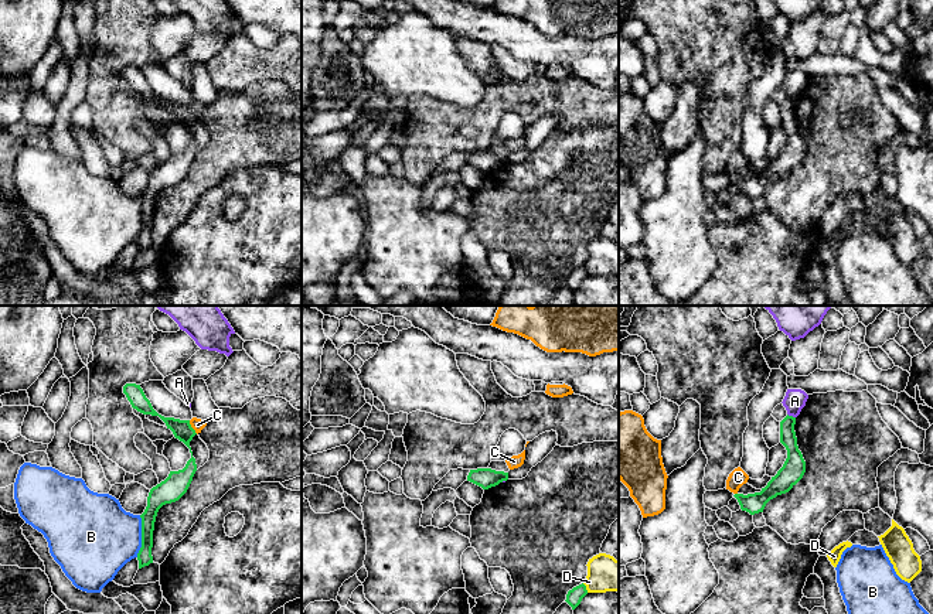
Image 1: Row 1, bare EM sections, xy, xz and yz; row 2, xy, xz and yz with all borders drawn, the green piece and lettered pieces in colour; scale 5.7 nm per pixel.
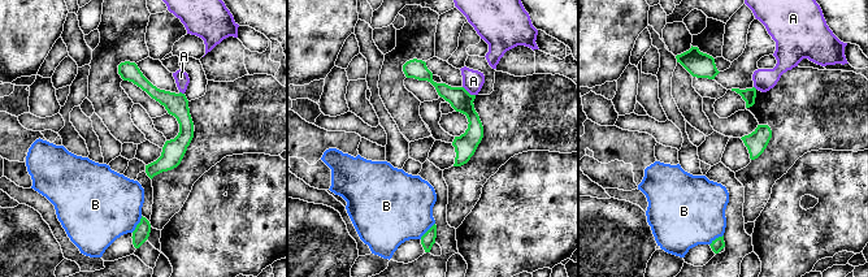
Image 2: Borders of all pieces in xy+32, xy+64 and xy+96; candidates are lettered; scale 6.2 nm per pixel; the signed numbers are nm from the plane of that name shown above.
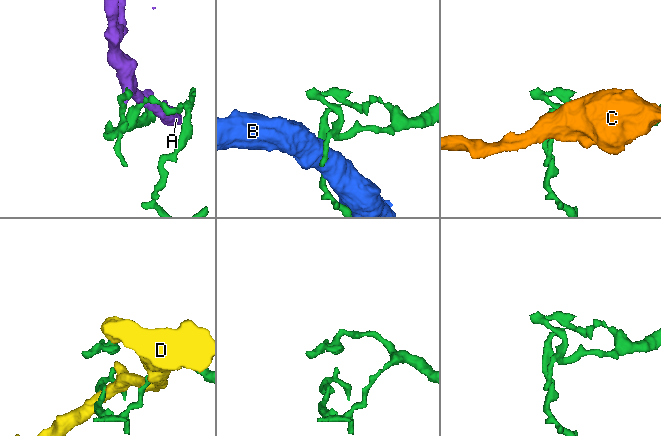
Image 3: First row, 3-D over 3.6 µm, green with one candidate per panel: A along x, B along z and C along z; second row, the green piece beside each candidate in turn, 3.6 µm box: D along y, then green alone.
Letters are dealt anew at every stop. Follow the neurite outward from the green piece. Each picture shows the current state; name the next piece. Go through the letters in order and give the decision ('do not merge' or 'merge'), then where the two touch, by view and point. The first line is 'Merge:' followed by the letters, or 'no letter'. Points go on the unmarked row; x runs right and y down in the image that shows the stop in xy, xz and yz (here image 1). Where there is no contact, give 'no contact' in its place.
Merge: no letter
A: do not merge; contact yz (792, 99)
B: do not merge; contact xy (142, 219)
C: do not merge; contact xy (191, 111)
D: do not merge; contact xz (585, 270)

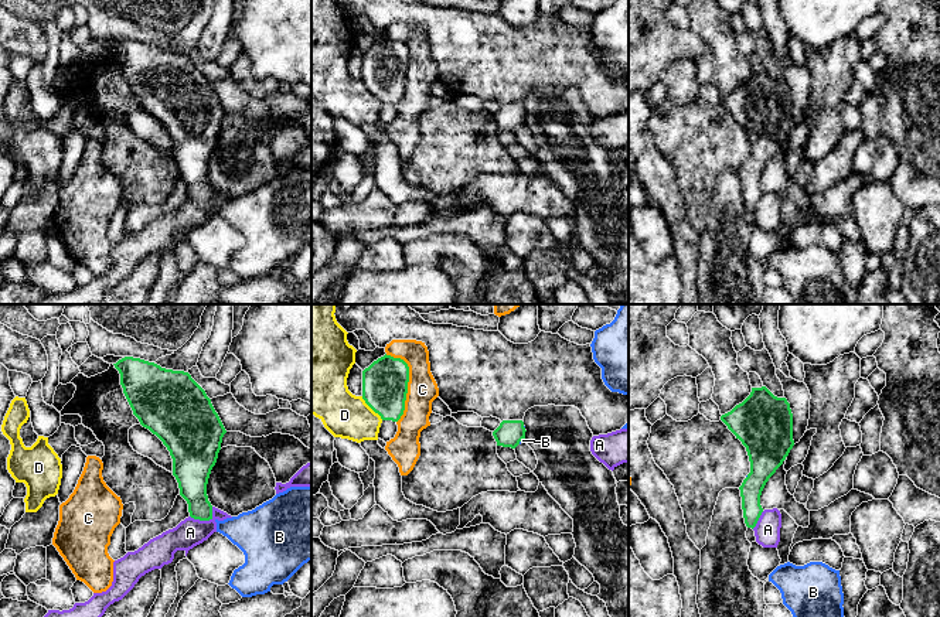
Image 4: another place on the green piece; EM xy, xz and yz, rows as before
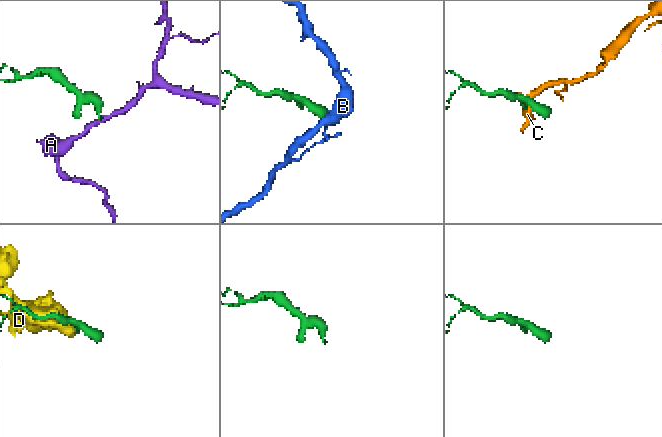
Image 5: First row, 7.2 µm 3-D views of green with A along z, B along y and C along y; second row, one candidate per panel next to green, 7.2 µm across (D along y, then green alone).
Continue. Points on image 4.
Merge: B
A: do not merge; contact xy (205, 203)
B: merge; contact xz (521, 122)
C: do not merge; contact xz (408, 64)
D: do not merge; contact xz (371, 91)

